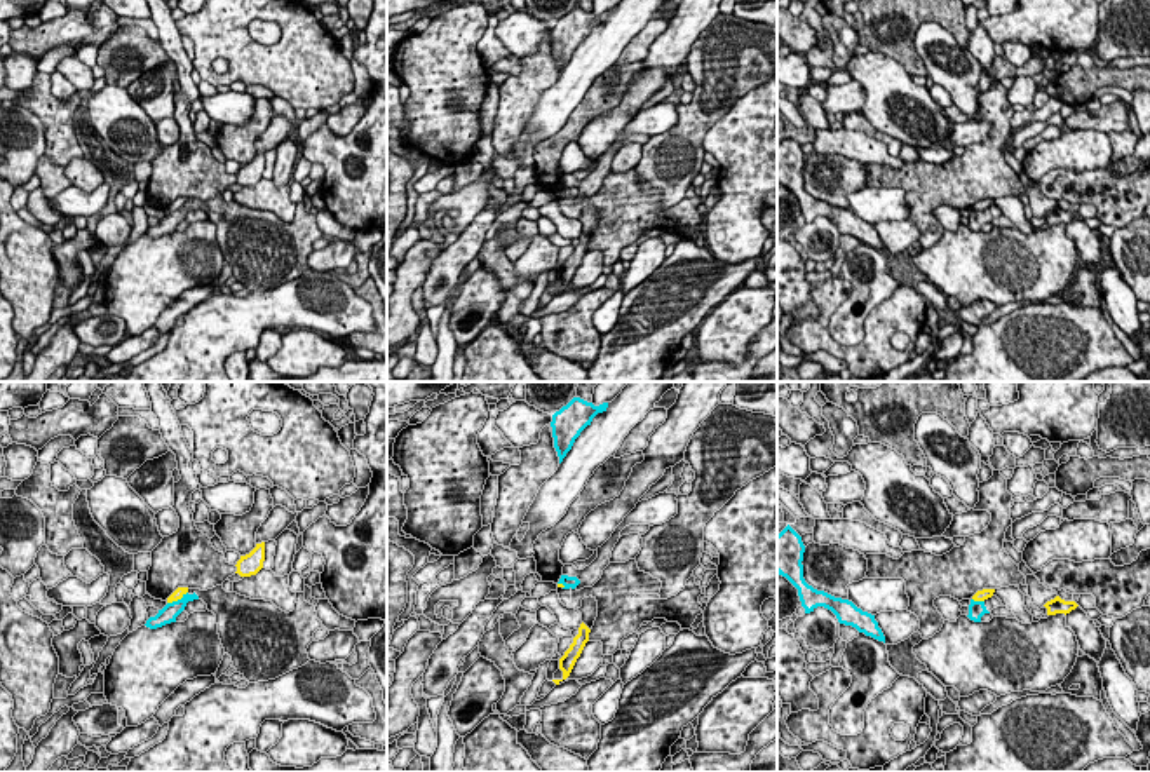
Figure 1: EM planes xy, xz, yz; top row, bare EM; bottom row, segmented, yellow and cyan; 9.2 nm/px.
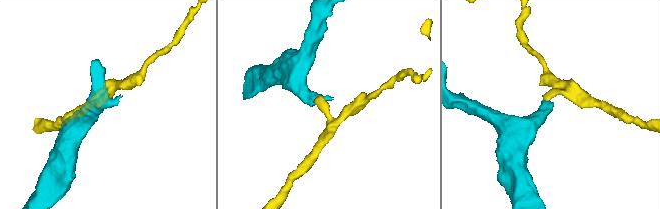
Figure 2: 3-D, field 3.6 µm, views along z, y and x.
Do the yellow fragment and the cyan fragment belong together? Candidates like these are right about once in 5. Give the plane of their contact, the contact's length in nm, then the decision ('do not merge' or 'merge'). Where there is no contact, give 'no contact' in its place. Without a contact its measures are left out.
xy | 220 nm | do not merge

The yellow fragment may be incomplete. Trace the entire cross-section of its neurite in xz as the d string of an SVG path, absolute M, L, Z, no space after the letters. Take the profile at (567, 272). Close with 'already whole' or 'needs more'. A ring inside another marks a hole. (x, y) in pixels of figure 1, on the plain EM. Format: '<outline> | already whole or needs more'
M582 232L578 237L578 244L573 247L573 253L565 261L565 265L559 268L559 279L563 281L563 289L566 289L580 267L585 253L589 251L591 239Z | already whole

